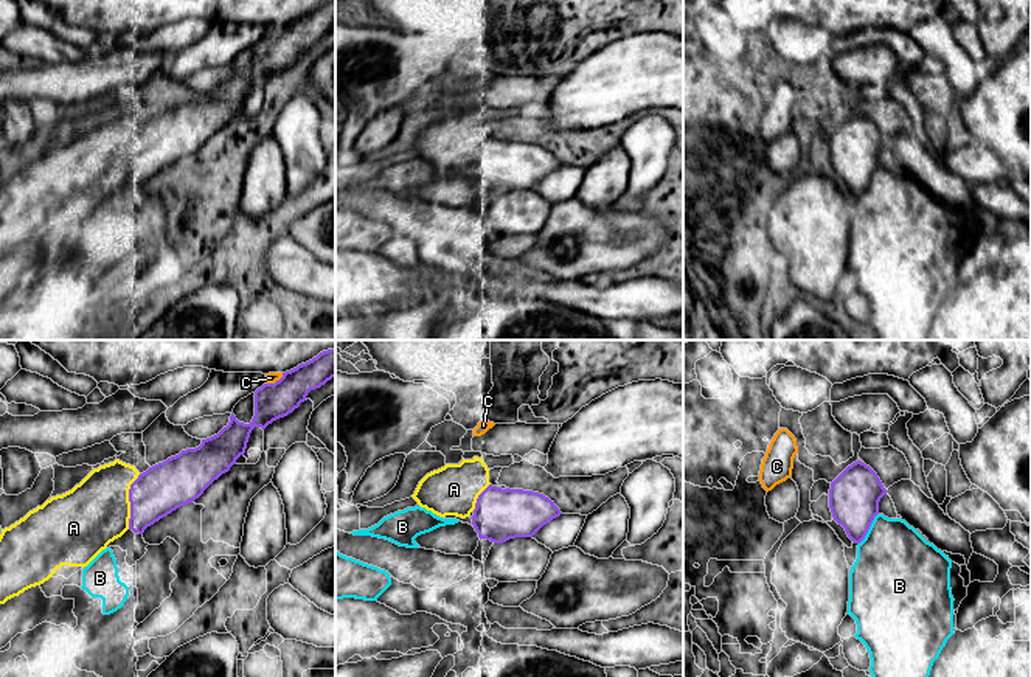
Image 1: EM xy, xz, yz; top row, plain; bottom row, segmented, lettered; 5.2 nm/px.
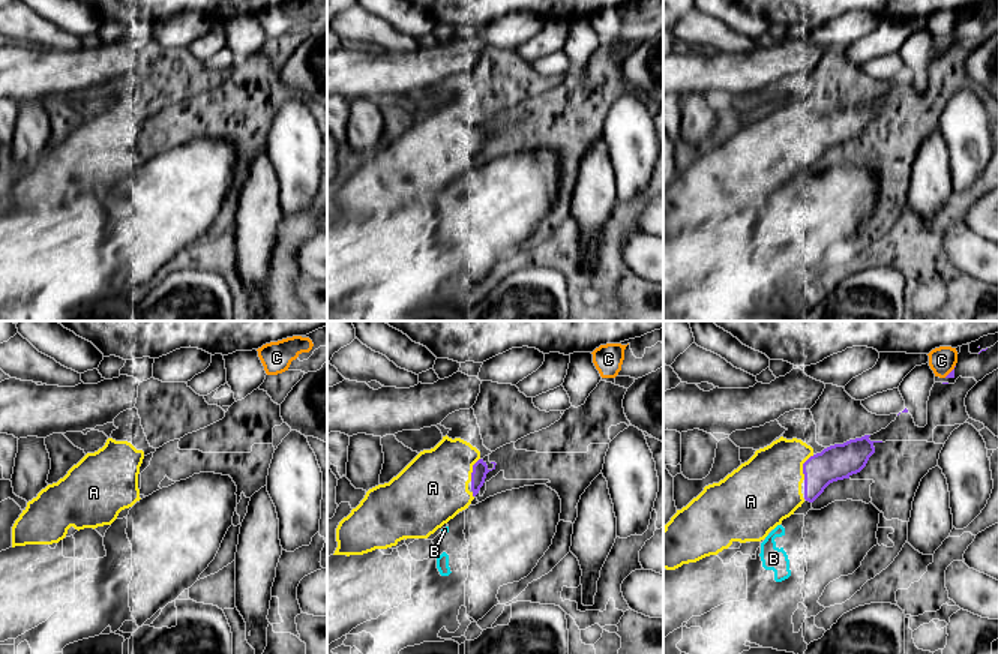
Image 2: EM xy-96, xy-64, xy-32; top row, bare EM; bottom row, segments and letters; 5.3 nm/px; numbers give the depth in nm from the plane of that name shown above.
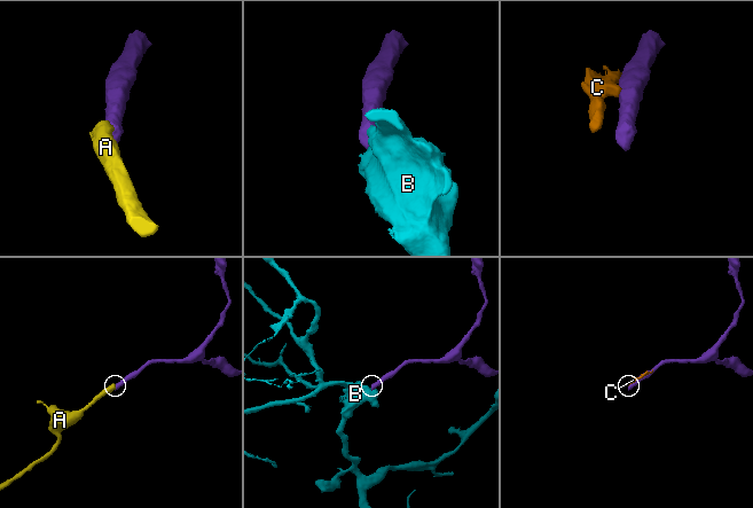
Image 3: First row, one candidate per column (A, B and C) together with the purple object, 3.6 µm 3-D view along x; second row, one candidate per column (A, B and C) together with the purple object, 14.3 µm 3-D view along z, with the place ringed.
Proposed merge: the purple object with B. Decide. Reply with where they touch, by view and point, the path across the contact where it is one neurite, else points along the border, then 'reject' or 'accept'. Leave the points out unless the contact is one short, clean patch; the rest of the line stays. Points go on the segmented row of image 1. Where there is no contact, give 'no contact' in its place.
meets purple in yz at (868, 528); border along yz (878, 513), (859, 544); reject

